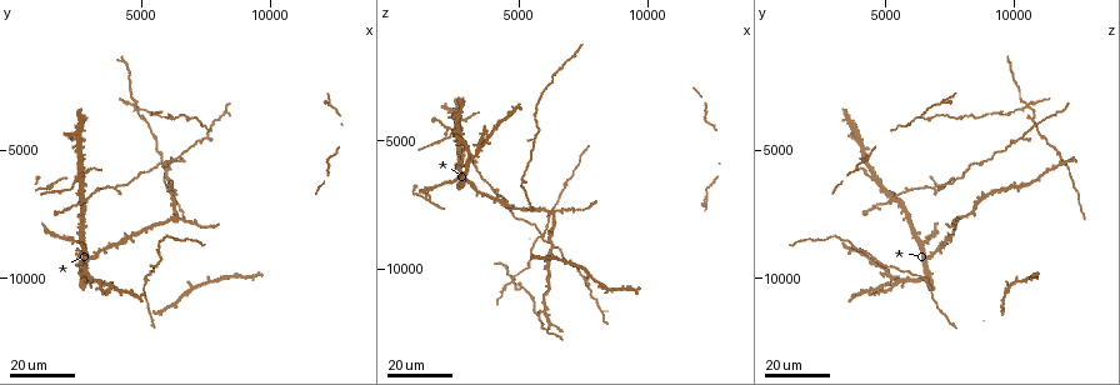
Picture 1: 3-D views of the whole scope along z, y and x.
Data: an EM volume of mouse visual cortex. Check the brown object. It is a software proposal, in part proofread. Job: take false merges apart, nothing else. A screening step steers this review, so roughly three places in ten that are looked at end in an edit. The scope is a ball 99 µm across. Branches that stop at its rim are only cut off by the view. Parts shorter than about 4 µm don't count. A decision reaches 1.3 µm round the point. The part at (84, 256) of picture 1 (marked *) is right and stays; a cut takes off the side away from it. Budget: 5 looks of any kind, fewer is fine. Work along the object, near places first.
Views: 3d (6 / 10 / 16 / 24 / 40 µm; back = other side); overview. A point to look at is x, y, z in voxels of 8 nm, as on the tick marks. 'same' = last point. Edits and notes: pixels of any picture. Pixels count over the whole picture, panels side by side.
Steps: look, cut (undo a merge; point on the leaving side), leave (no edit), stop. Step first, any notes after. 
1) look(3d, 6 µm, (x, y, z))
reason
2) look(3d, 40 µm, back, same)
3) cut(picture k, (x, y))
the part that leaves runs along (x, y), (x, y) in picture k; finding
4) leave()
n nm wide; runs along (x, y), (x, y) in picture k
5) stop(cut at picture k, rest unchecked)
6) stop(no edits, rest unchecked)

look(3d, 24 µm, (2900, 6800, 5300))
two arms in line, one across

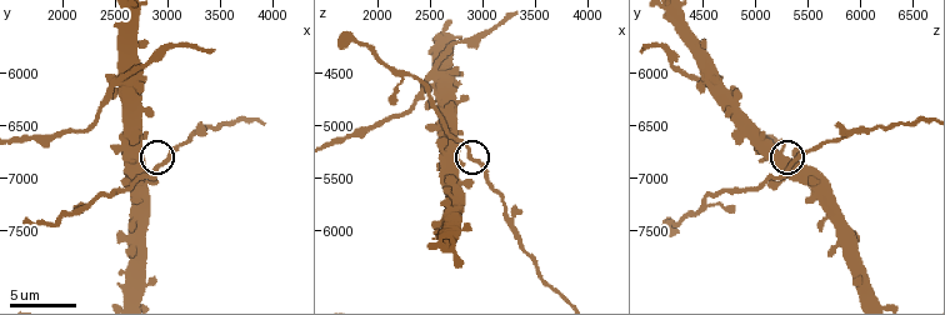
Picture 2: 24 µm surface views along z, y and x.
look(3d, 10 µm, (2860, 6940, 5300))
zoom in

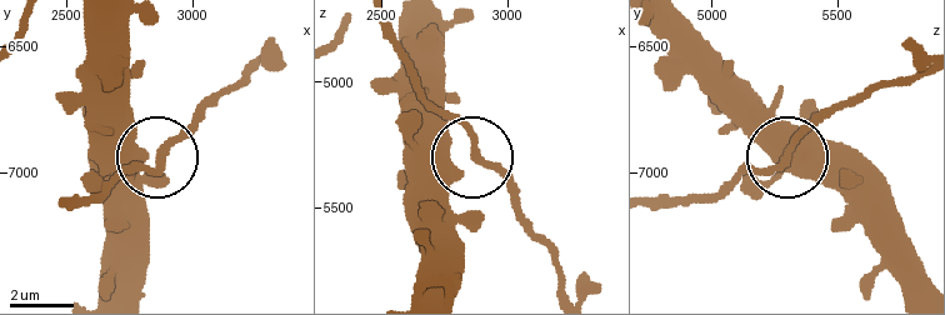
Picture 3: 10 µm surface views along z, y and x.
leave()
runs along (126, 289), (126, 184), (159, 156), (96, 198) in picture 3; one neuron here

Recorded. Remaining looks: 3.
look(3d, 10 µm, (2480, 6080, 4500))
branch point

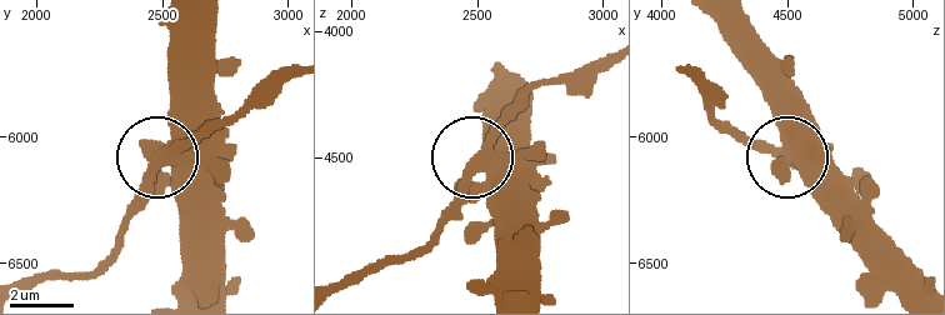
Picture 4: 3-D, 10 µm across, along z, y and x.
cut(picture 4, (220, 169))
3 arms; two neurons meet here

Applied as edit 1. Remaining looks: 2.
look(3d, 16 µm, (5700, 9400, 4900))
side arm on a straight run

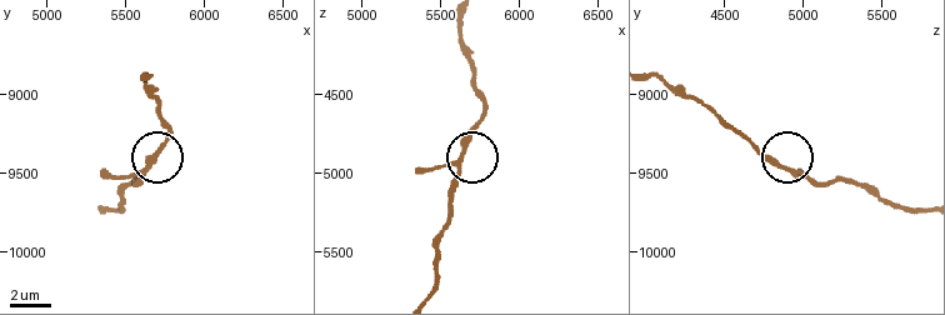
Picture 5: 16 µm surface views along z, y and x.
look(3d, 6 µm, (5620, 9500, 4940))

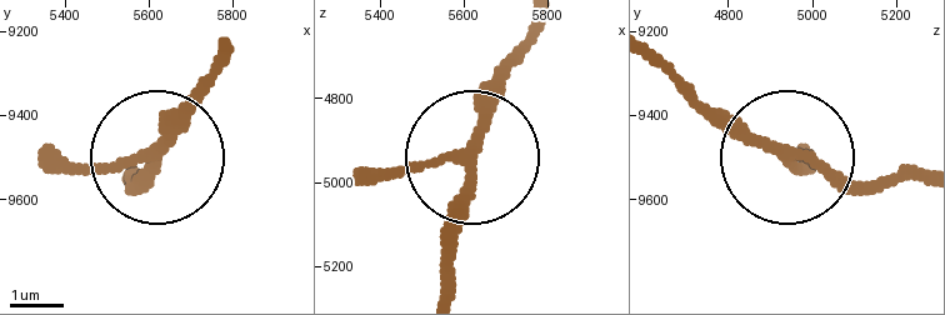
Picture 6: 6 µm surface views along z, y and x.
leave()
3 arms; all the same neuron

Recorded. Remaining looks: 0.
stop(cut at picture 4, rest unchecked)

